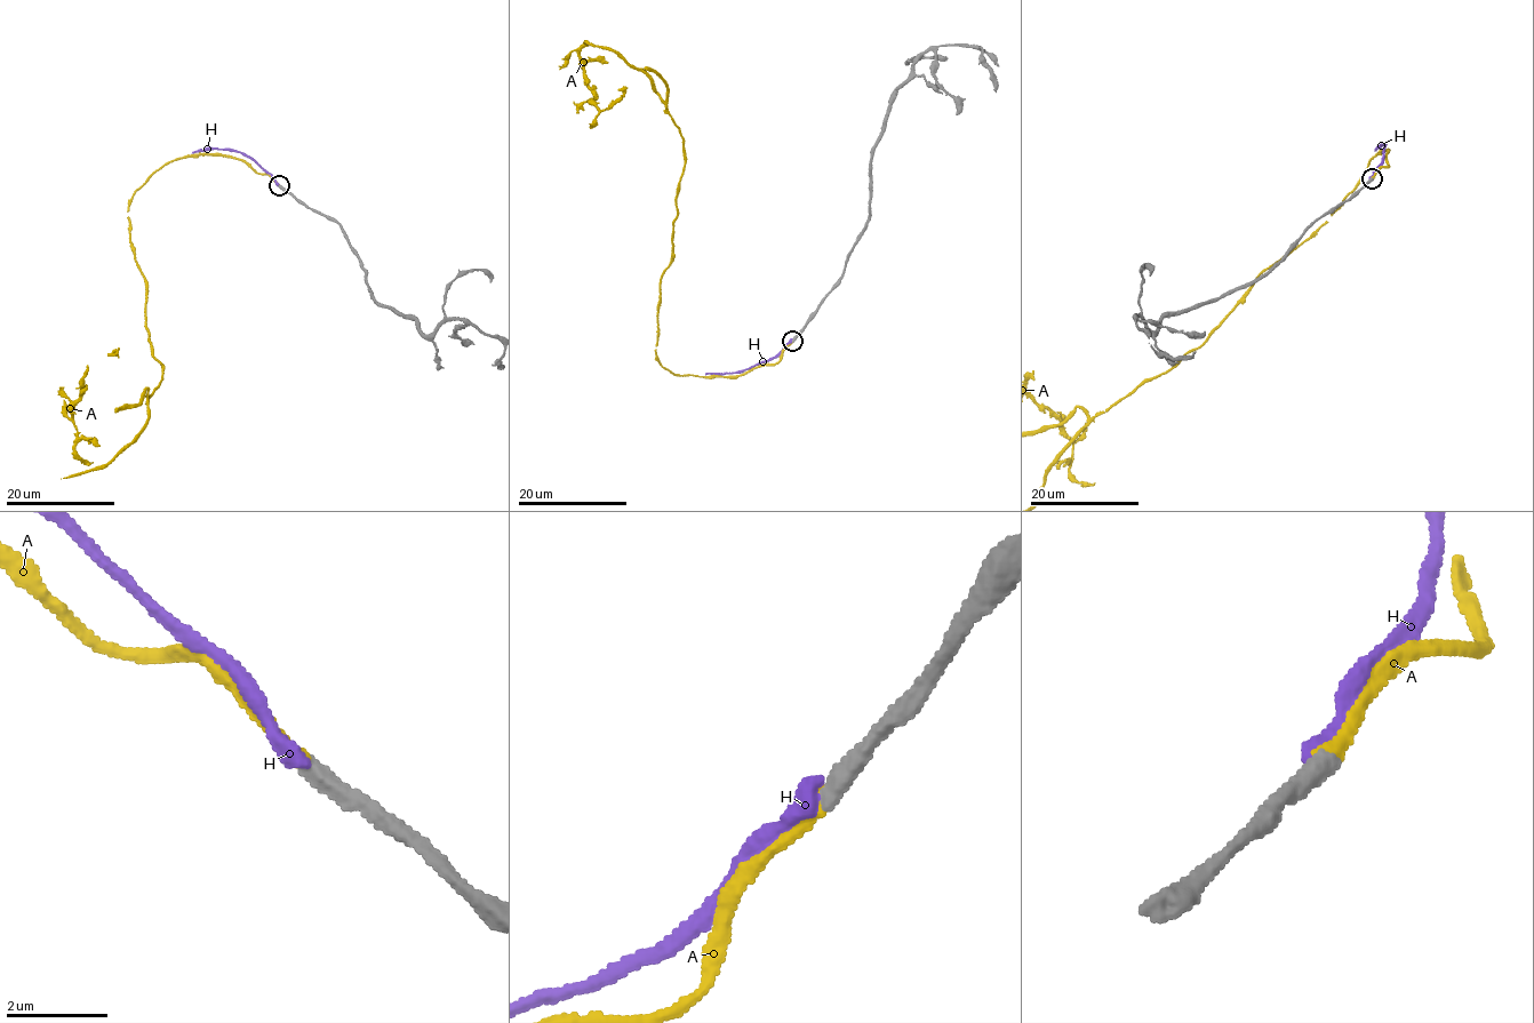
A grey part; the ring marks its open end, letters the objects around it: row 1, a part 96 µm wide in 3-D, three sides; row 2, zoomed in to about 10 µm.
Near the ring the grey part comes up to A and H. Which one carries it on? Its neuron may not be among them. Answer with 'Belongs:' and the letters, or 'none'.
Belongs: A

